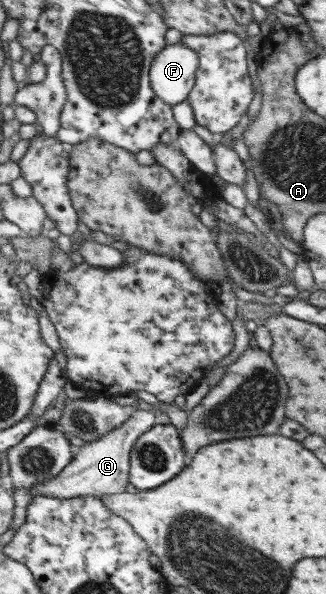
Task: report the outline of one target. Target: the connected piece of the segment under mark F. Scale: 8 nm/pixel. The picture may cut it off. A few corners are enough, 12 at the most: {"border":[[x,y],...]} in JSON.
{"border":[[181,40],[151,67],[154,93],[171,106],[187,101],[199,55]]}

